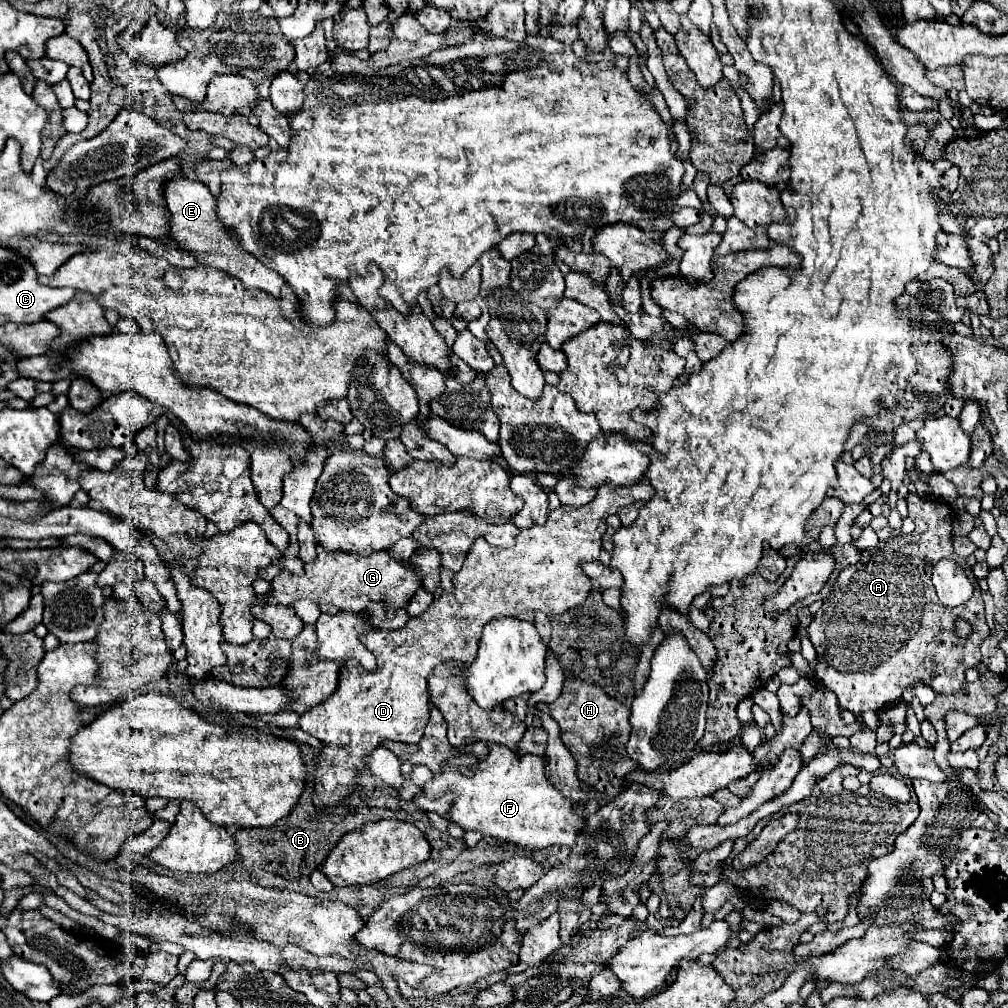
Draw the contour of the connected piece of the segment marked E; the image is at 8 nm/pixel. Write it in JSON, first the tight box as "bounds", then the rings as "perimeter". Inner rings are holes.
{"bounds":[163,175,285,297],"perimeter":[[[173,175],[163,185],[163,199],[169,209],[169,239],[177,243],[183,251],[189,251],[199,265],[219,269],[235,279],[241,281],[247,289],[263,289],[275,297],[279,297],[279,289],[285,283],[281,275],[275,275],[275,271],[263,267],[251,253],[243,251],[239,243],[235,243],[235,235],[229,231],[223,231],[219,227],[219,219],[215,219],[215,197],[211,191],[195,179],[187,179],[181,175]]]}

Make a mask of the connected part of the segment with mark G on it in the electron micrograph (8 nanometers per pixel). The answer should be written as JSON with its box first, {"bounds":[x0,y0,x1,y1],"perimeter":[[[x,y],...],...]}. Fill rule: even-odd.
{"bounds":[271,547,419,613],"perimeter":[[[317,547],[317,559],[305,563],[303,575],[293,575],[291,571],[281,571],[271,581],[271,595],[279,605],[293,605],[299,599],[309,599],[313,603],[329,603],[339,611],[363,613],[371,601],[383,603],[385,609],[401,609],[407,605],[407,599],[419,589],[419,577],[407,563],[395,561],[387,551],[379,551],[369,557],[349,555],[349,553],[333,553]]]}

